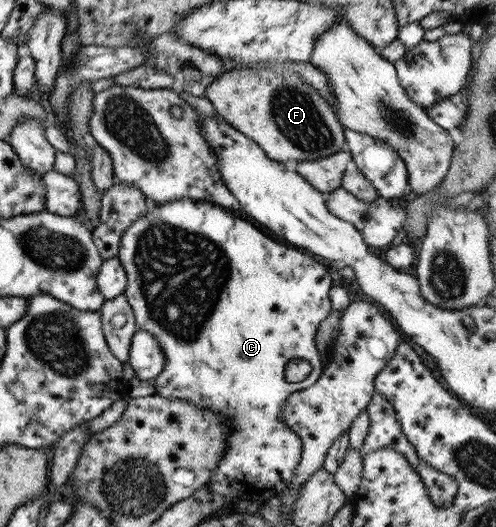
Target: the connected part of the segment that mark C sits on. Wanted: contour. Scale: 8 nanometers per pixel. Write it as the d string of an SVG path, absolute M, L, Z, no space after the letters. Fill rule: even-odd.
M188 198L176 199L176 201L170 201L164 205L156 204L152 212L138 217L122 233L118 259L122 262L127 274L127 288L124 294L133 309L136 327L138 330L152 333L158 339L158 343L164 351L164 357L166 357L164 370L155 379L155 393L166 399L184 399L184 403L196 403L198 407L204 407L204 411L216 411L216 413L224 415L224 419L230 427L226 450L224 450L222 458L218 460L213 477L204 487L207 487L212 494L217 494L222 498L231 498L236 502L241 500L245 493L254 494L258 499L266 499L266 503L280 496L292 484L303 451L301 437L280 421L282 406L292 392L308 389L322 375L324 365L321 362L318 347L316 347L316 334L320 322L324 321L332 310L329 293L333 281L328 269L324 267L321 260L273 237L261 227L240 217L238 212L224 209L224 207L208 203L208 201L194 201ZM290 359L306 359L312 365L312 373L298 385L288 385L284 379L284 371L286 371L286 365Z

